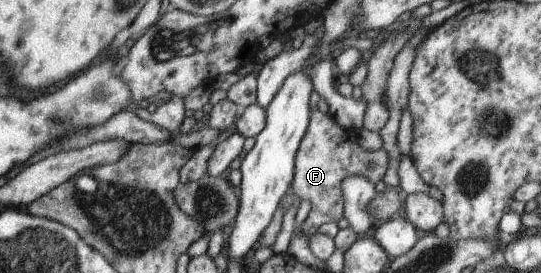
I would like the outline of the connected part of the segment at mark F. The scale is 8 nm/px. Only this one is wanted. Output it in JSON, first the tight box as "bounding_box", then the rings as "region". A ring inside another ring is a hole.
{"bounding_box":[291,110,388,236],"region":[[[311,110],[308,130],[296,152],[295,174],[291,184],[297,198],[301,201],[310,200],[311,210],[307,218],[298,225],[299,231],[304,235],[314,236],[325,222],[338,222],[343,217],[341,184],[346,176],[360,174],[372,183],[383,180],[388,168],[388,154],[382,148],[369,152],[360,145],[354,144],[357,134],[358,132],[342,128],[329,112]],[[326,132],[332,132],[332,134],[326,134]]]}

